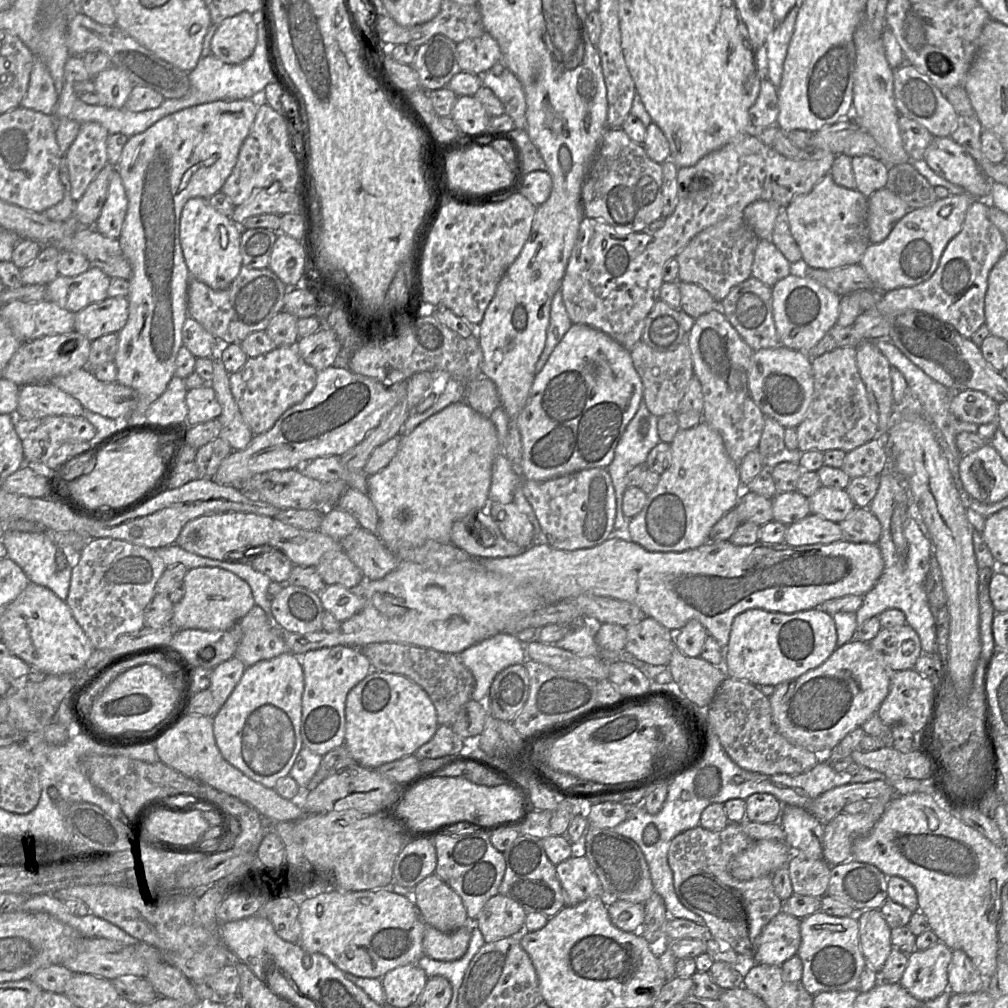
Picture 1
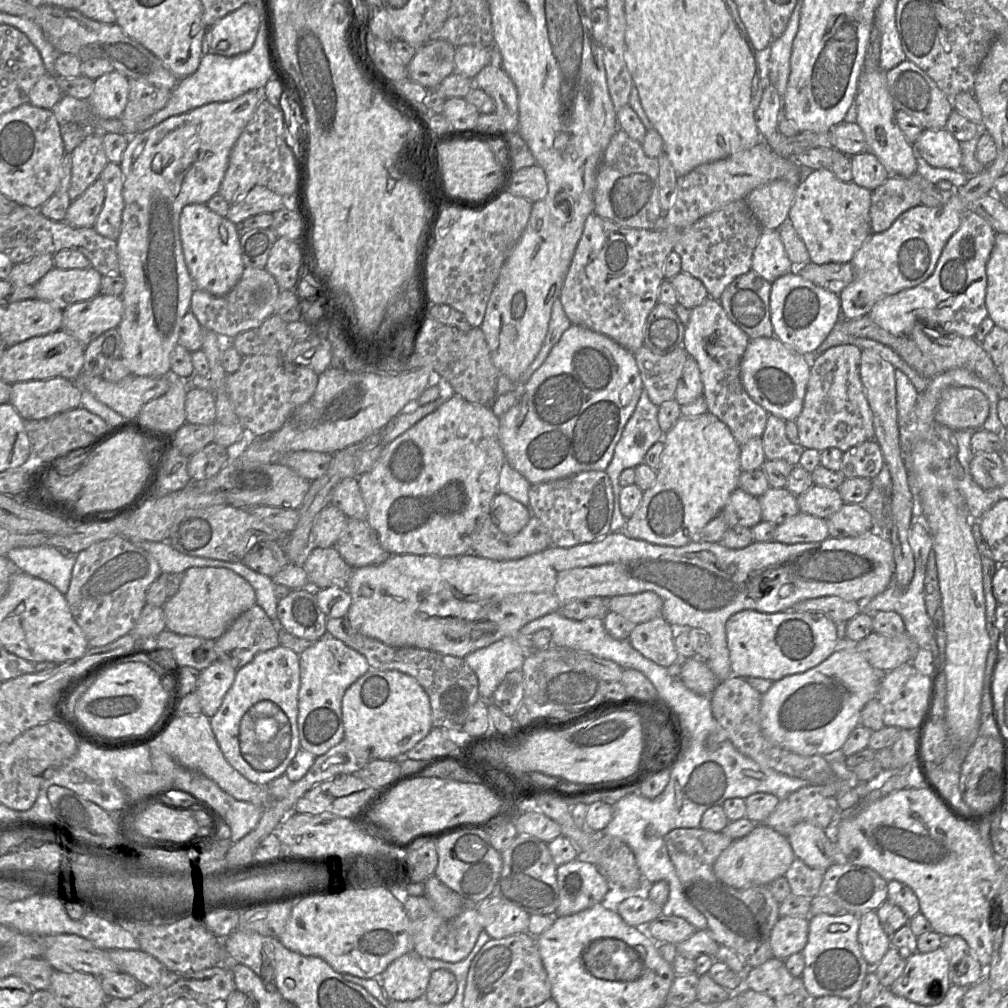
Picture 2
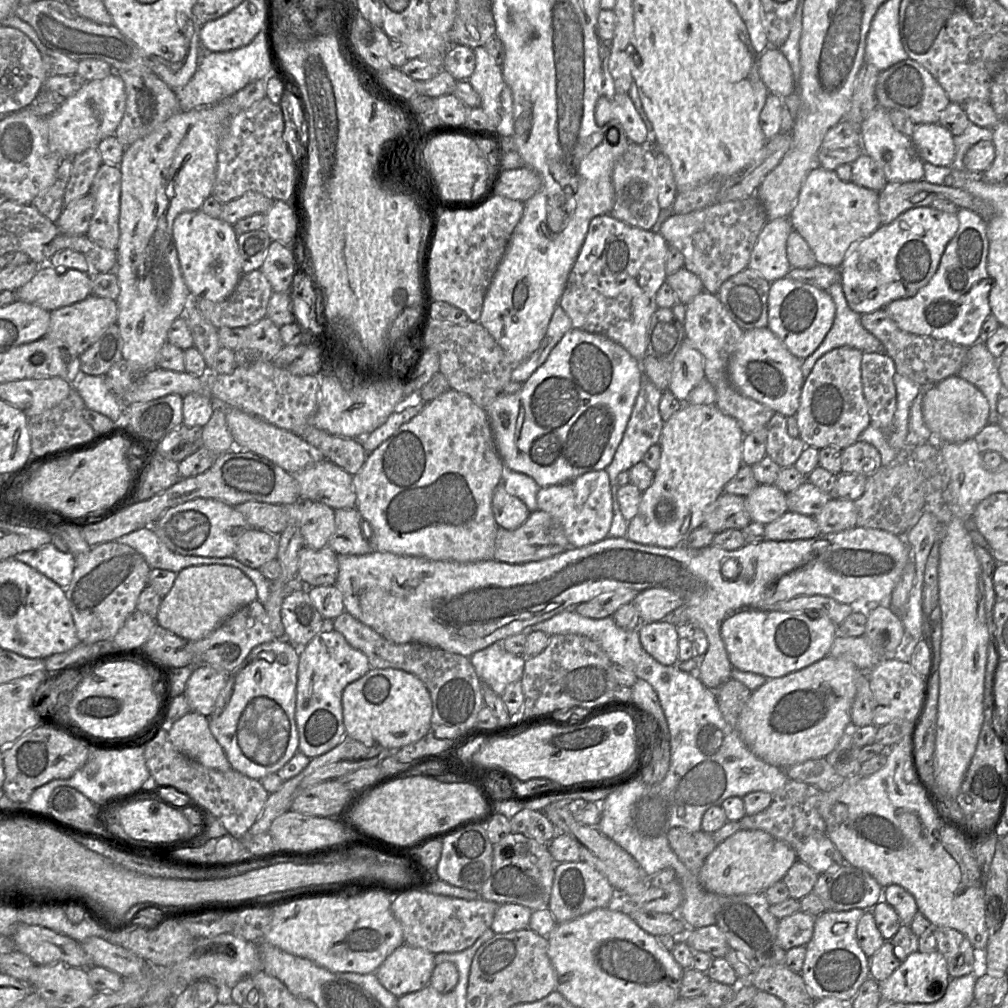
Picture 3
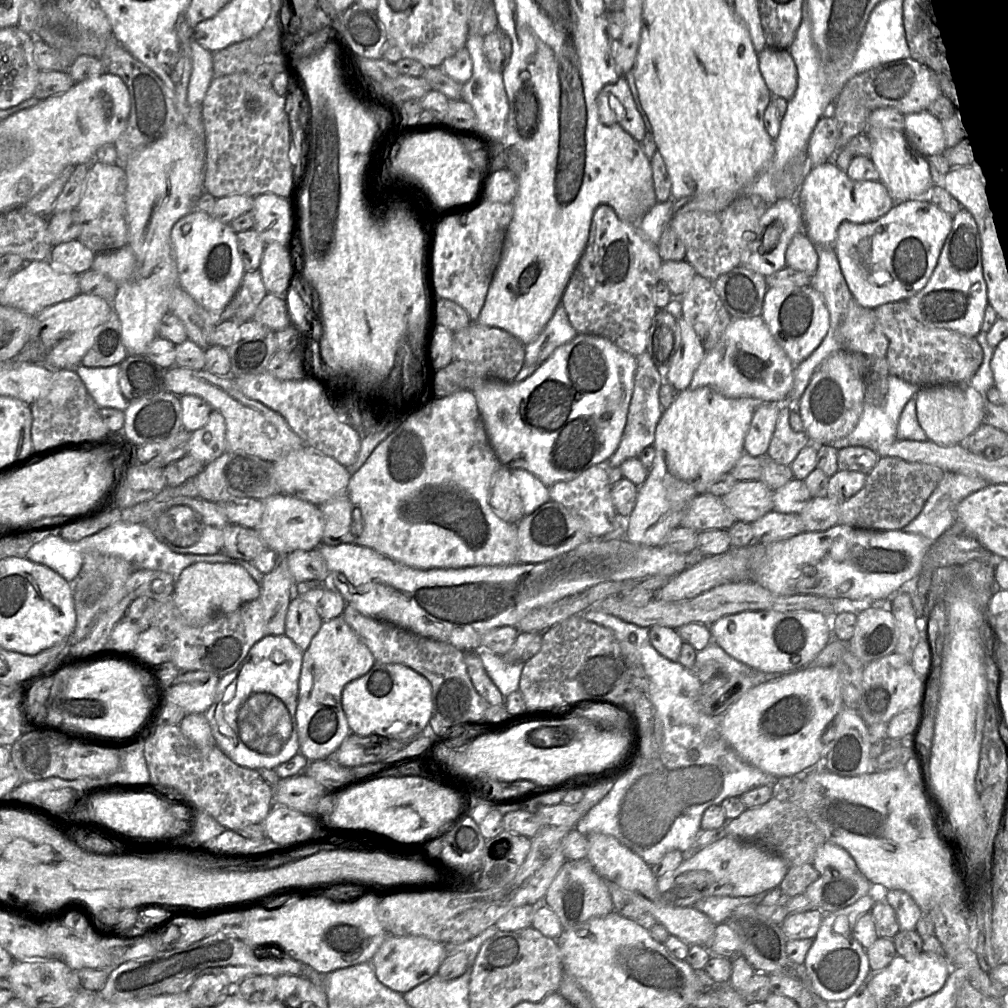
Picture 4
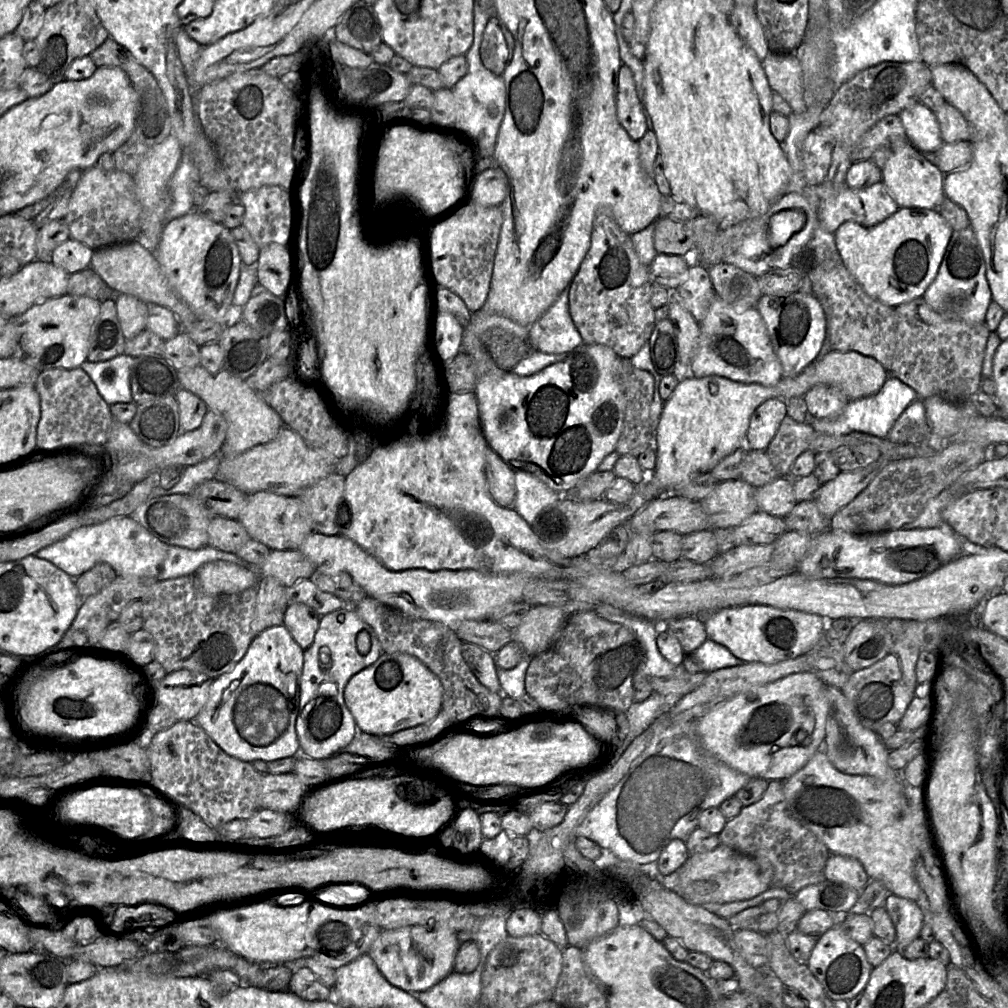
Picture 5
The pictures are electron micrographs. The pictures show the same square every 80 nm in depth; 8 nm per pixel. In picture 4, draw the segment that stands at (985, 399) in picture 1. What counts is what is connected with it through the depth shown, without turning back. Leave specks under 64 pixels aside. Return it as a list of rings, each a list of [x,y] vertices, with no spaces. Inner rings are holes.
[[[971,384],[921,387],[917,392],[917,418],[928,440],[941,445],[961,444],[986,423],[983,397]]]

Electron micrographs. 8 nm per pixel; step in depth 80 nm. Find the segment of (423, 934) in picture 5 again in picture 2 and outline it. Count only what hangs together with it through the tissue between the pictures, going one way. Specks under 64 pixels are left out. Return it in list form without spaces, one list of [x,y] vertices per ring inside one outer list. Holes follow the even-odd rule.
[[[411,951],[390,963],[379,981],[391,1001],[414,1000],[424,995],[431,972],[422,957]]]

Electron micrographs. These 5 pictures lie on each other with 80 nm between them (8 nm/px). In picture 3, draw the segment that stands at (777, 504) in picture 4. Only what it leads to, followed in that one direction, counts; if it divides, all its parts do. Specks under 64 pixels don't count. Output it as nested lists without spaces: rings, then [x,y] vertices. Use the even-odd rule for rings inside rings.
[[[806,479],[795,490],[786,493],[788,511],[813,517],[833,495],[821,491]]]

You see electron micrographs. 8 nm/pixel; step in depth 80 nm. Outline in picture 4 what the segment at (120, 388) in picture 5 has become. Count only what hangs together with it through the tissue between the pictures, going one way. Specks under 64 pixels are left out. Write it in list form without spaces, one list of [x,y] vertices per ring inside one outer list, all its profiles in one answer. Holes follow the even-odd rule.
[[[78,365],[75,368],[99,409],[114,408],[125,411],[129,401],[125,399],[119,388],[119,370],[119,365],[98,368]]]

